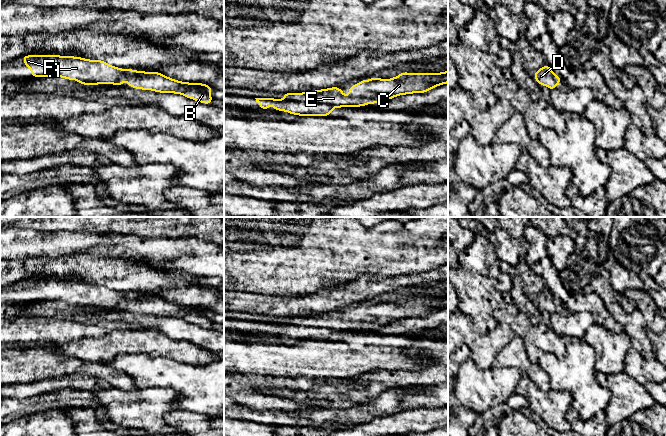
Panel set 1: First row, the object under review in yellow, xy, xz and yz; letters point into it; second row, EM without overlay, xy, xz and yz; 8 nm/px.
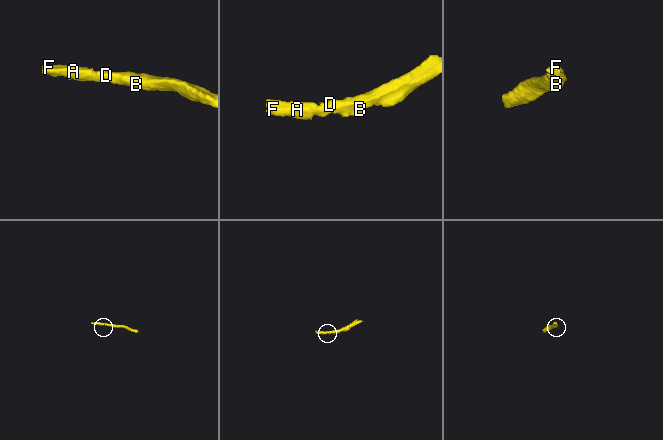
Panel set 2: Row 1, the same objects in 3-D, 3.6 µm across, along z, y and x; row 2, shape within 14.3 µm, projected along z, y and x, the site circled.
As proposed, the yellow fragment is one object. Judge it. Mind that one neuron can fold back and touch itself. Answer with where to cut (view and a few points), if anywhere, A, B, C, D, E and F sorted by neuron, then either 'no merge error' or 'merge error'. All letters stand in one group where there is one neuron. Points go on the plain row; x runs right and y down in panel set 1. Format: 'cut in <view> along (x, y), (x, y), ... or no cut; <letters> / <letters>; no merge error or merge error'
no cut; A B C D E F; no merge error

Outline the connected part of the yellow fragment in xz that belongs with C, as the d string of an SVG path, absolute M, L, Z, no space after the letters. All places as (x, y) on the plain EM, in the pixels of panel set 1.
M448 295L441 297L408 297L402 296L391 303L371 302L359 305L356 309L350 310L349 320L345 320L340 311L331 311L327 313L315 314L302 317L284 317L282 324L275 322L255 322L259 327L261 334L267 334L270 329L274 330L275 335L285 335L293 339L300 340L330 340L333 332L341 331L360 331L370 327L376 328L387 325L396 320L426 317L434 311L448 307Z

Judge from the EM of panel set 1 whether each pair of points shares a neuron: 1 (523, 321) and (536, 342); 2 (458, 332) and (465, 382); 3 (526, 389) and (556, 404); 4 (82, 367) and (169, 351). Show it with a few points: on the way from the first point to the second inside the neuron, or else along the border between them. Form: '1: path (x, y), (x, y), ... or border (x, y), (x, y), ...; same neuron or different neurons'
1: path (523, 326), (533, 337); same neuron
2: border (470, 359), (481, 368), (491, 367); different neurons
3: path (533, 393), (543, 403), (549, 404); same neuron
4: border (78, 358), (84, 361), (97, 361), (101, 363); different neurons

